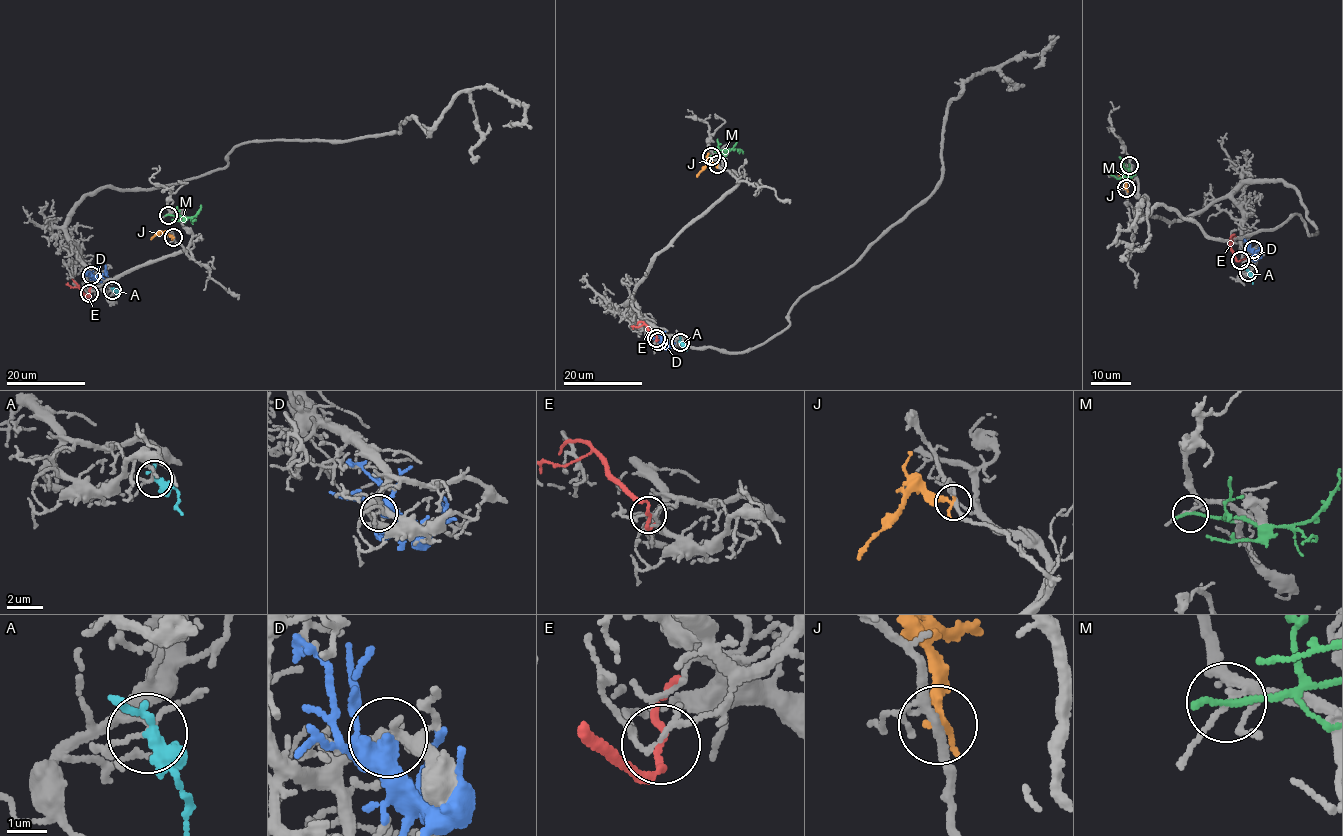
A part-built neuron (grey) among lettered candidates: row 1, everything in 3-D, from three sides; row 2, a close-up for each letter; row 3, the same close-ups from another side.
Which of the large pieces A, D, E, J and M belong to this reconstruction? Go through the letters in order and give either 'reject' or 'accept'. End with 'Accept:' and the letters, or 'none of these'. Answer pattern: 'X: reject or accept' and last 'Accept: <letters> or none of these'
A: accept
D: reject
E: reject
J: reject
M: reject
Accept: A

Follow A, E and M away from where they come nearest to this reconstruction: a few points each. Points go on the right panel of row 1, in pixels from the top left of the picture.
A: (1248, 272), (1253, 284)
E: (1240, 260), (1236, 260), (1230, 247), (1235, 236)
M: (1129, 165), (1125, 178), (1135, 175)

